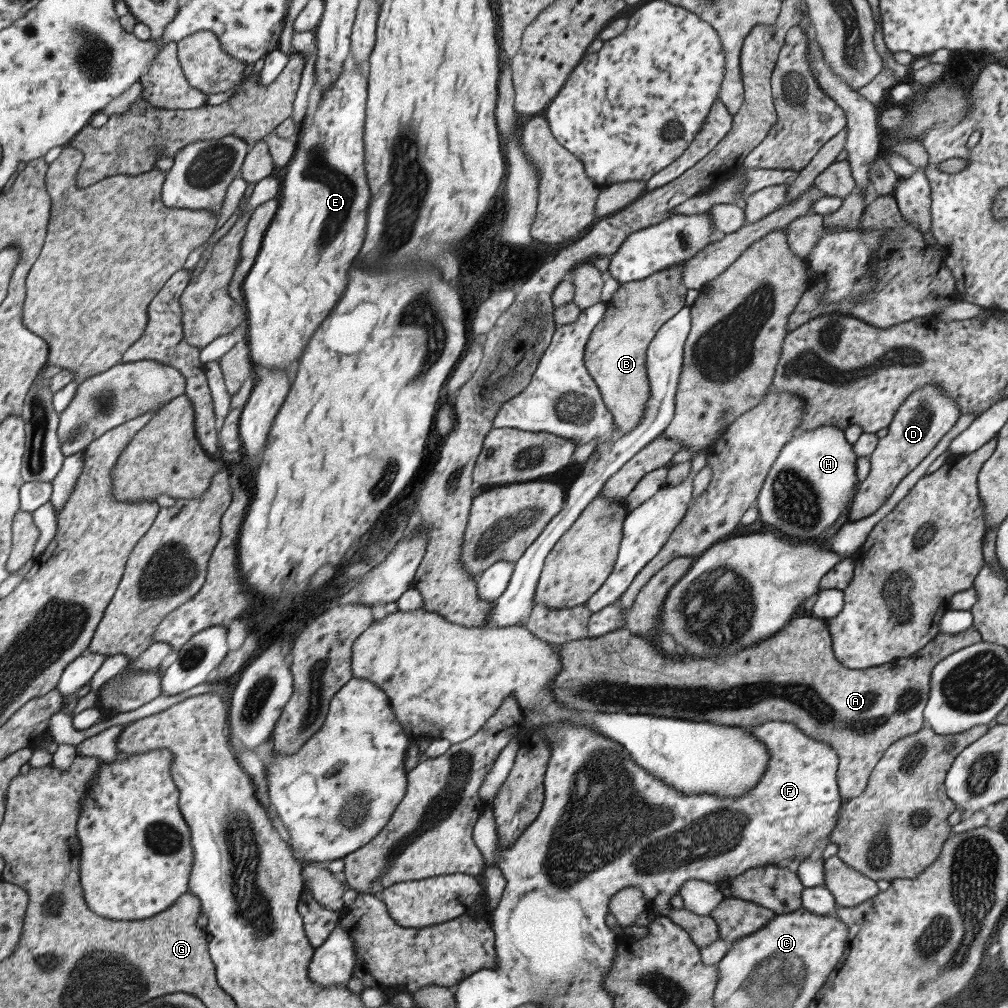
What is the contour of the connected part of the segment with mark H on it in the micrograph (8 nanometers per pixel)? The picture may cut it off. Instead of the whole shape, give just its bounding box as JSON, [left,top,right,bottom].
[755,413,976,557]

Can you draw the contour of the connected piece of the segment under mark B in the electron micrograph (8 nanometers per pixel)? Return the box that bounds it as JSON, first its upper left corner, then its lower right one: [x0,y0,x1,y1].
[585,264,690,437]

